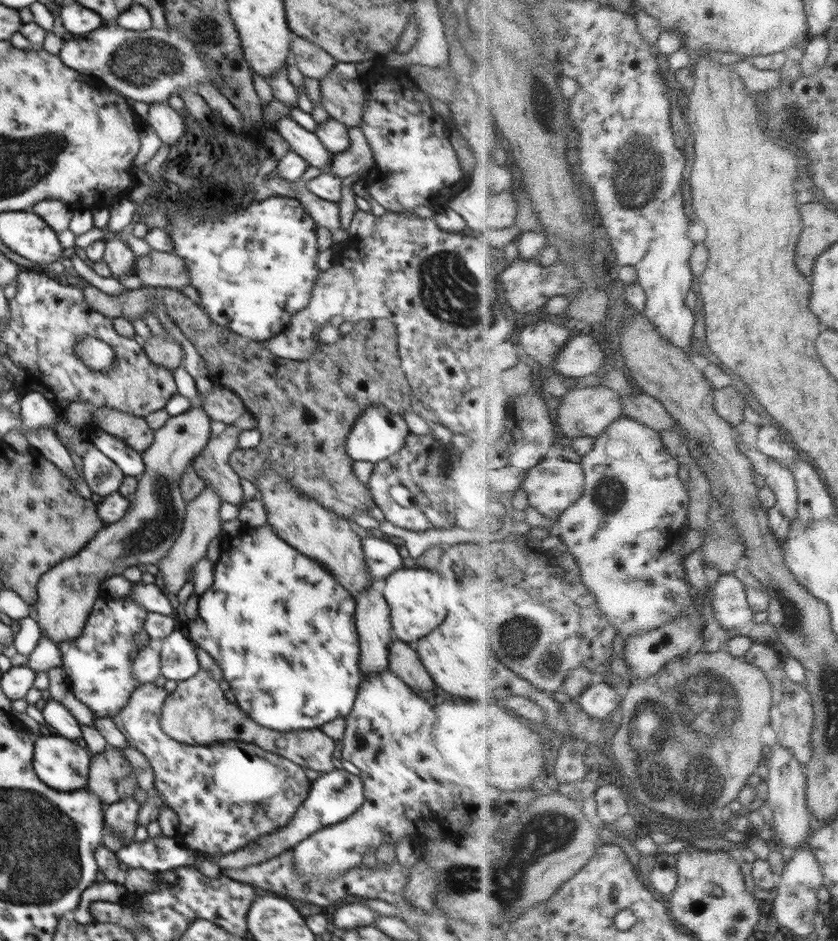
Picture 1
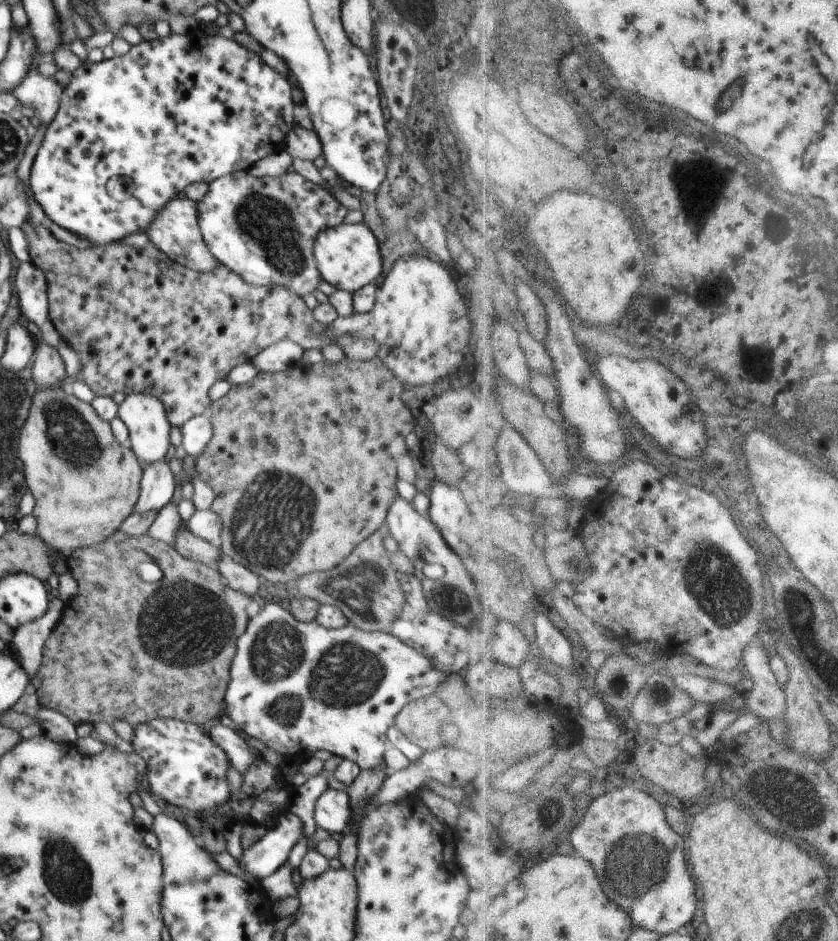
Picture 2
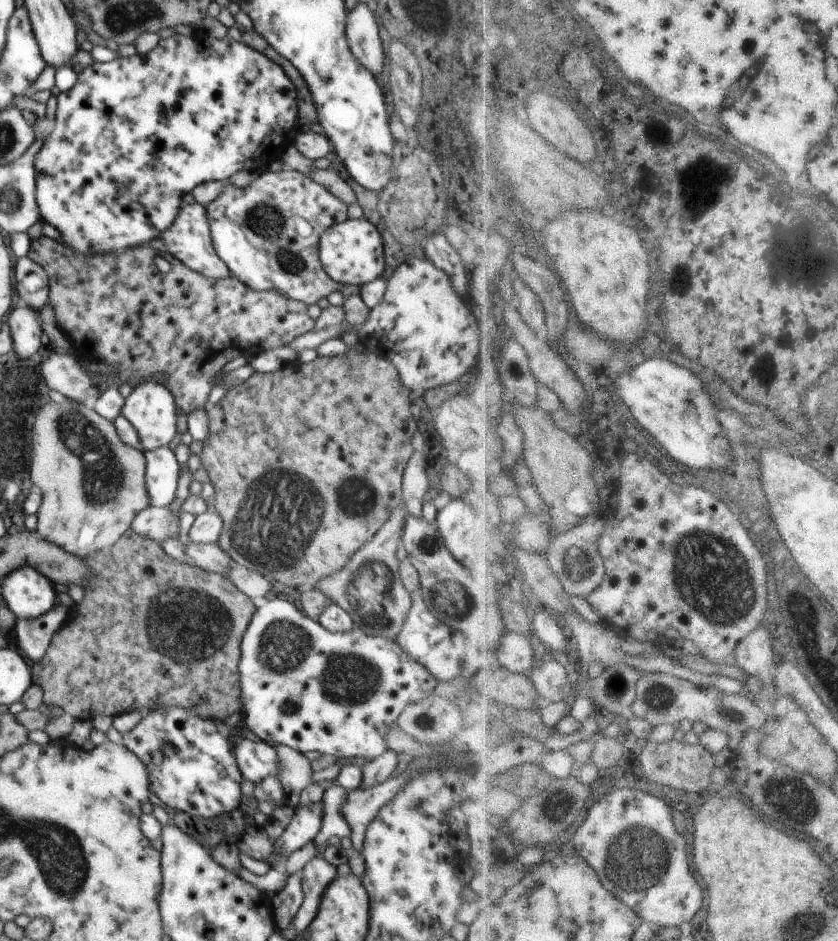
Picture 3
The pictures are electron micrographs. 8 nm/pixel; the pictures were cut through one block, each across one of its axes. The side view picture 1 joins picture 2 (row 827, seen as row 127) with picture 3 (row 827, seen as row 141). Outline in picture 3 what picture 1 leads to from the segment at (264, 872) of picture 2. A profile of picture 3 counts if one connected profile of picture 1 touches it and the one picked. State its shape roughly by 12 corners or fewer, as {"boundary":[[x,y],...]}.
{"boundary":[[322,800],[300,805],[273,856],[287,857],[322,828]]}

